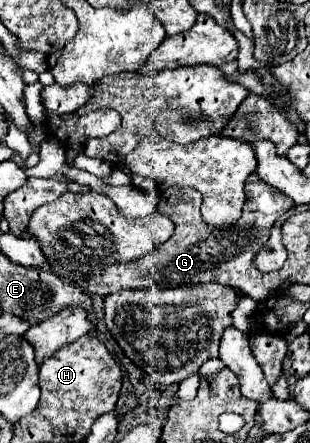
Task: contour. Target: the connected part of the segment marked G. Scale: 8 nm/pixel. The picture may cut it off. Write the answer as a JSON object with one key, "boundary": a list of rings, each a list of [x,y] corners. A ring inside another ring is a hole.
{"boundary":[[[252,174],[246,182],[246,204],[238,224],[226,228],[216,228],[206,224],[200,214],[200,204],[202,204],[202,194],[194,188],[168,188],[166,192],[162,192],[158,200],[158,208],[164,214],[168,214],[176,224],[176,230],[168,238],[168,242],[154,248],[152,252],[148,252],[138,260],[108,266],[100,276],[92,278],[92,284],[90,288],[84,288],[84,294],[106,298],[108,294],[118,292],[122,288],[166,290],[170,286],[194,286],[206,282],[228,284],[234,290],[240,290],[242,294],[254,298],[256,302],[266,300],[270,294],[276,294],[284,286],[282,270],[262,274],[260,270],[254,268],[254,254],[258,254],[258,250],[262,250],[262,246],[268,242],[270,228],[274,226],[276,218],[280,218],[286,210],[290,210],[294,202],[286,194],[282,194],[274,186],[268,186],[256,174]],[[256,216],[262,216],[264,224],[258,224]],[[208,240],[220,240],[220,242],[212,242],[218,244],[218,248],[212,248],[212,256],[210,256],[210,248],[206,254]]]}

